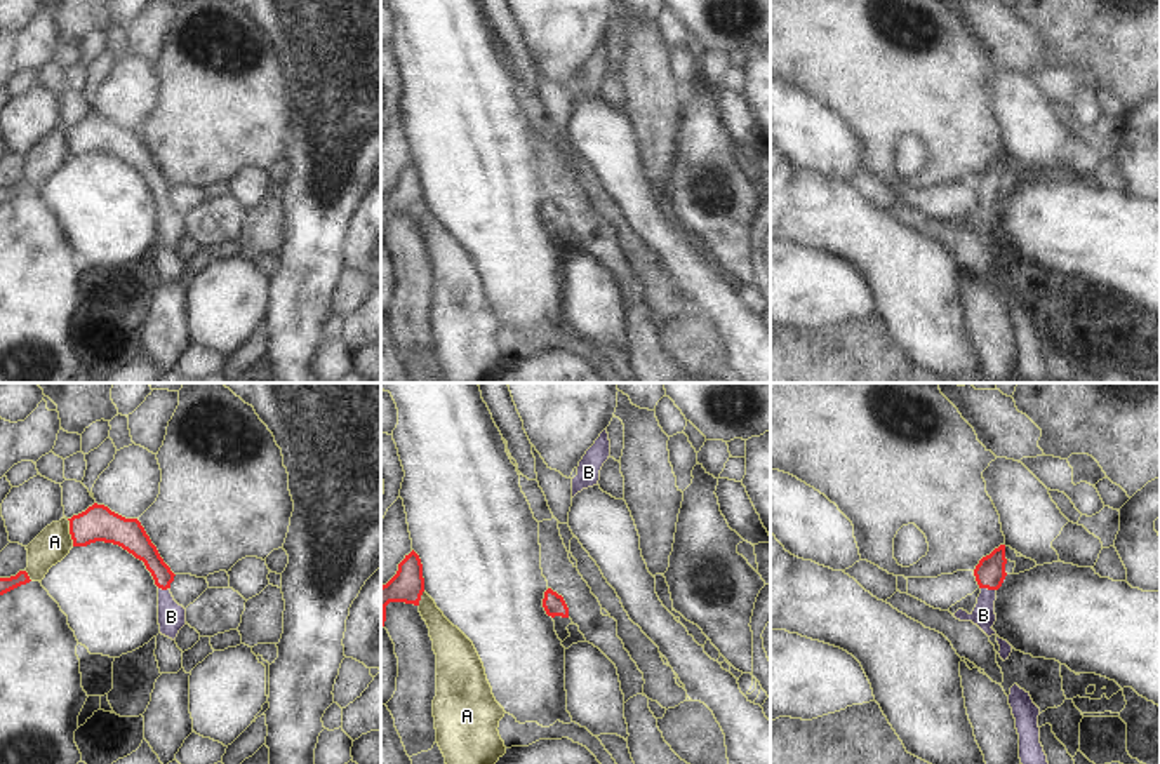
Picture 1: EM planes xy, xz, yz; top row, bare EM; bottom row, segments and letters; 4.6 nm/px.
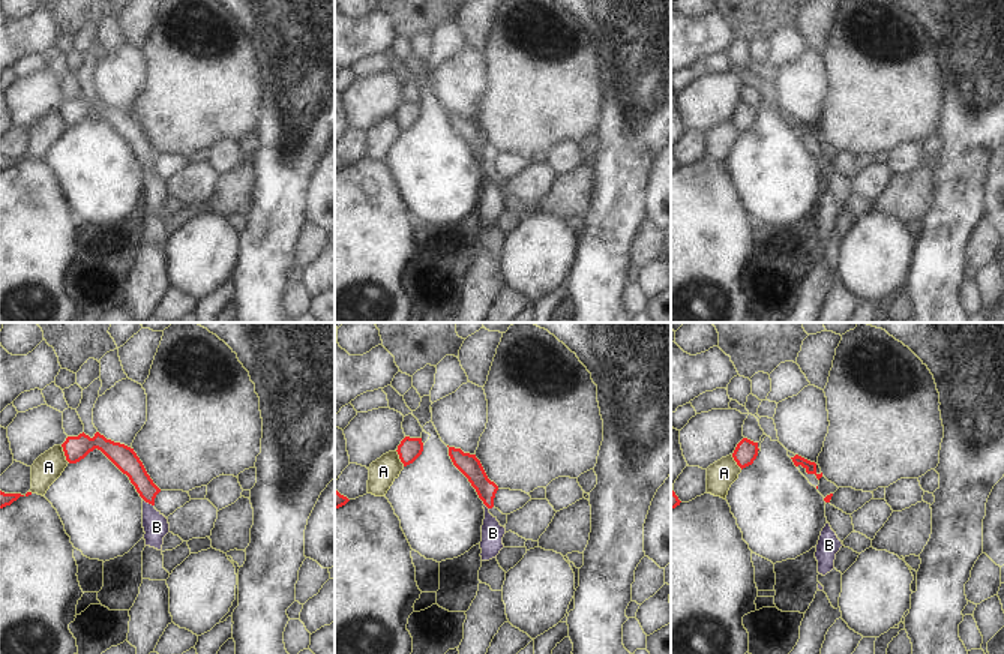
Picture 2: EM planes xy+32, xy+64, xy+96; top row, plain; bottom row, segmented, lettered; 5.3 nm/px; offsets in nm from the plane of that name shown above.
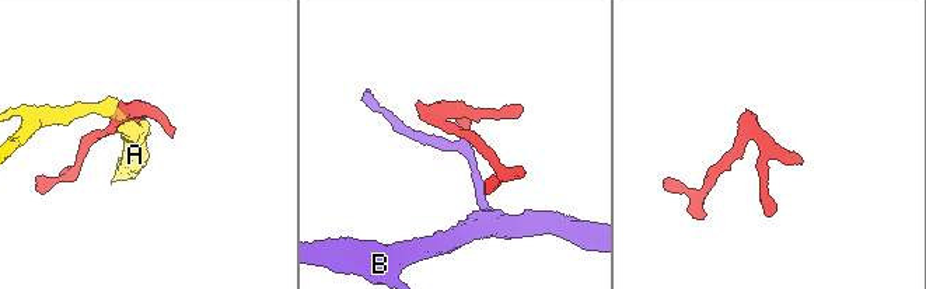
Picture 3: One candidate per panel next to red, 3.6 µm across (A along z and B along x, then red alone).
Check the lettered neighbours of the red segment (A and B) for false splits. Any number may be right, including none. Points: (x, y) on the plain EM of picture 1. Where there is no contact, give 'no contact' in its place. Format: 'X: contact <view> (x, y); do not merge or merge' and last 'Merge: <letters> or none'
A: contact xy (70, 143); do not merge
B: contact yz (988, 199); merge
Merge: B

